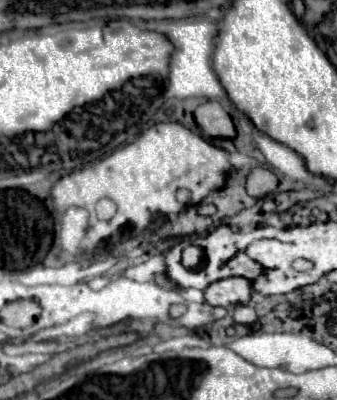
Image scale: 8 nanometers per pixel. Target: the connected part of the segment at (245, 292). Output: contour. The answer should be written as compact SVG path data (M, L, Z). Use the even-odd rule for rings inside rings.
M224 278L218 282L212 282L204 290L204 298L212 306L234 306L238 302L248 302L252 298L250 282L246 278Z

